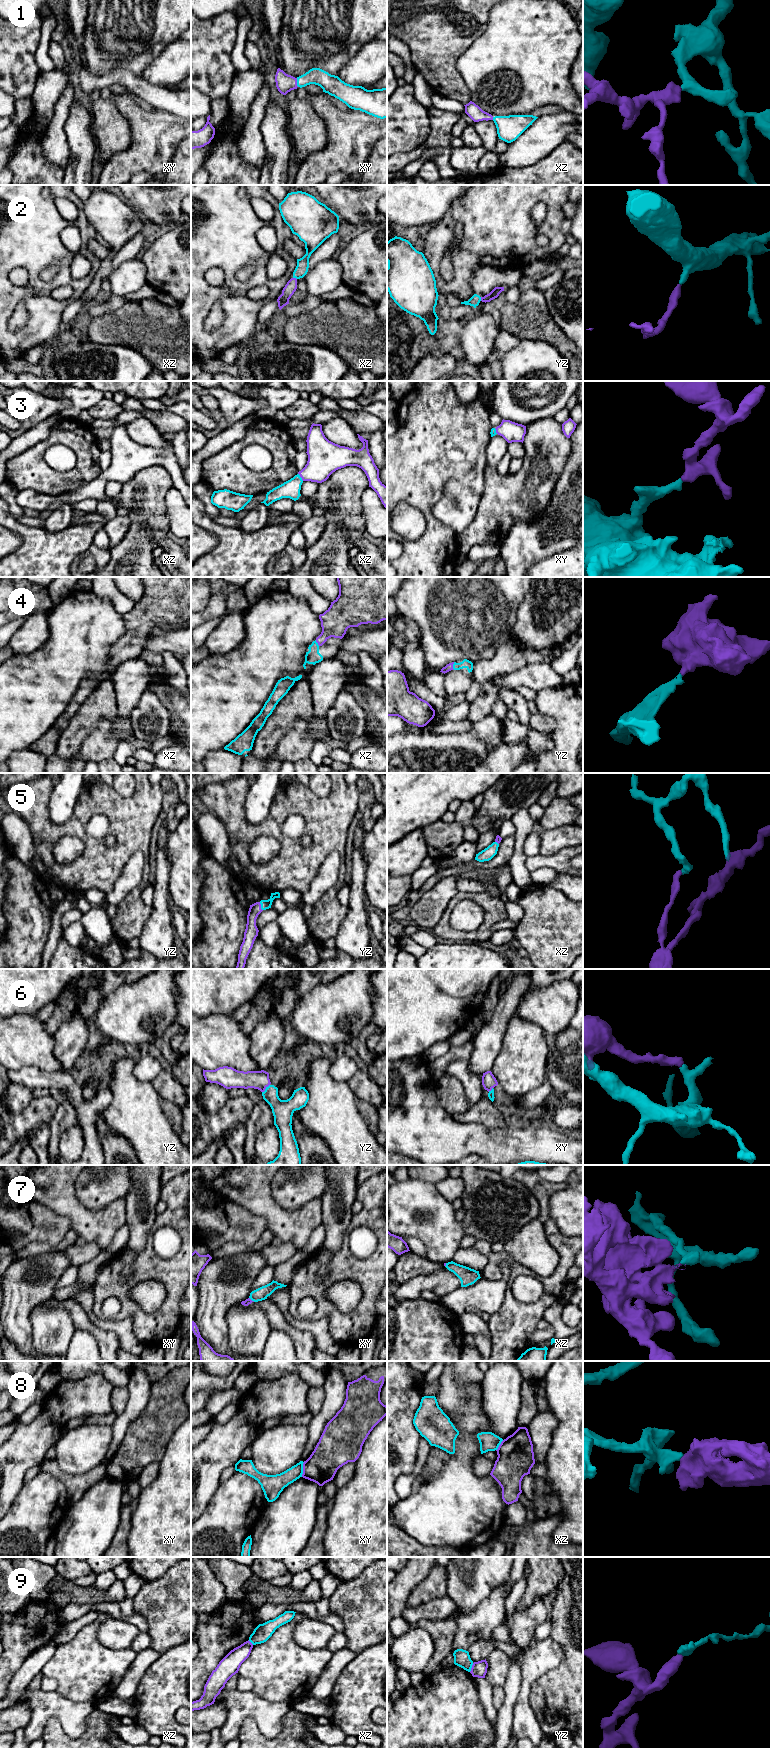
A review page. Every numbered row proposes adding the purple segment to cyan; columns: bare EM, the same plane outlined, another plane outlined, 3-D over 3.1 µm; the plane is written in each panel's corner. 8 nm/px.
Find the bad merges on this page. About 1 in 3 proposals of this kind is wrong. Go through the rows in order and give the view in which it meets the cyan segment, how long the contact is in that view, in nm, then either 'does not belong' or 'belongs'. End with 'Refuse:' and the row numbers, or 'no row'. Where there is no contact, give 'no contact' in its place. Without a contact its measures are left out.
1: meets cyan in xy; contact 70 nm long; belongs
2: meets cyan in xz; contact 40 nm long; belongs
3: meets cyan in xz; contact 80 nm long; belongs
4: meets cyan in yz; contact 60 nm long; belongs
5: meets cyan in yz; contact 80 nm long; belongs
6: meets cyan in yz; contact 90 nm long; belongs
7: meets cyan in xy; contact 60 nm long; does not belong
8: meets cyan in xy; contact 120 nm long; does not belong
9: meets cyan in yz; contact 80 nm long; does not belong
Refuse: 7, 8, 9

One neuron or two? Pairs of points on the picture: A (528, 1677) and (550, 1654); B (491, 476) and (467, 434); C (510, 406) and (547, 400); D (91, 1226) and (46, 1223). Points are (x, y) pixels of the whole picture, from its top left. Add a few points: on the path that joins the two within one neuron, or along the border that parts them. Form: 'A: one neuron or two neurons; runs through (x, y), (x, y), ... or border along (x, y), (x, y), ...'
A: one neuron; runs through (533, 1671), (544, 1660)
B: two neurons; border along (487, 463), (484, 469), (483, 489)
C: one neuron; runs through (519, 407), (522, 407), (529, 400), (538, 400)
D: two neurons; border along (52, 1210), (64, 1215), (69, 1220), (71, 1228)

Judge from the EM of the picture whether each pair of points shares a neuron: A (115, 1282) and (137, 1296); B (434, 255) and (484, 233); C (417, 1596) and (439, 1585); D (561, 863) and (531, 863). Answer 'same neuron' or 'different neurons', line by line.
A: different neurons
B: same neuron
C: same neuron
D: same neuron

